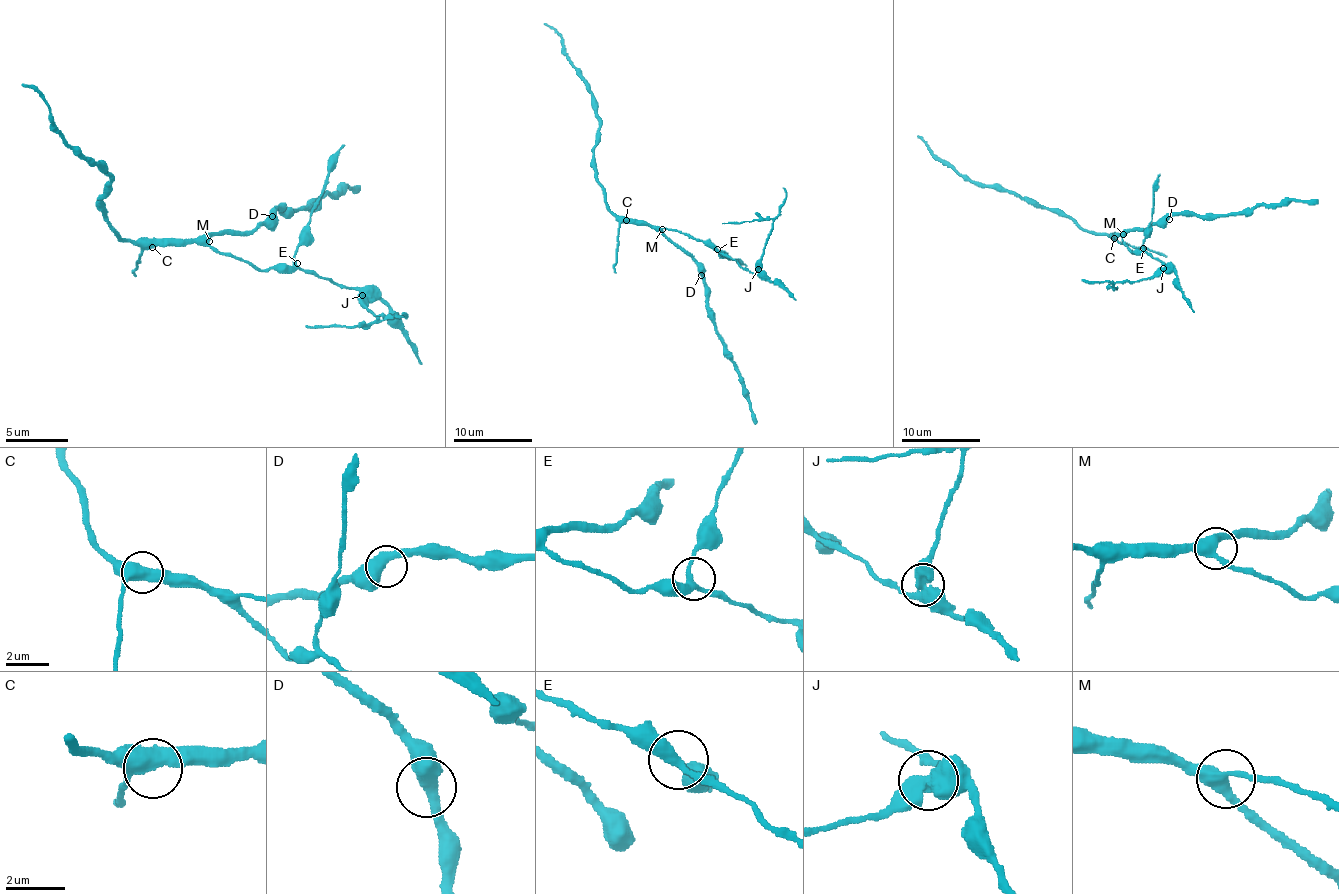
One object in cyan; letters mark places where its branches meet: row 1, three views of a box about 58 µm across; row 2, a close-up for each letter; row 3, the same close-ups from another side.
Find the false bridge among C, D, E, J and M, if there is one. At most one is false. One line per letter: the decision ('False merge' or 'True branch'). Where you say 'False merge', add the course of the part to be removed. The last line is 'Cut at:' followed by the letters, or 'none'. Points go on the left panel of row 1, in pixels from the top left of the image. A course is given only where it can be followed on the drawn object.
C: True branch
D: True branch
E: True branch
J: False merge. Course of the part to remove: (363, 294), (369, 310), (385, 316), (366, 325), (306, 329)
M: True branch
Cut at: J

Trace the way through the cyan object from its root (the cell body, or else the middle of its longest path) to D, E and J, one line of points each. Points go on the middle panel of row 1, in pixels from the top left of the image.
D: (630, 222), (656, 225), (691, 257), (701, 275)
E: (630, 222), (675, 229), (693, 239), (709, 241), (717, 249)
J: (630, 222), (644, 222), (681, 231), (693, 239), (709, 241), (721, 253), (727, 253), (752, 273), (758, 269)

